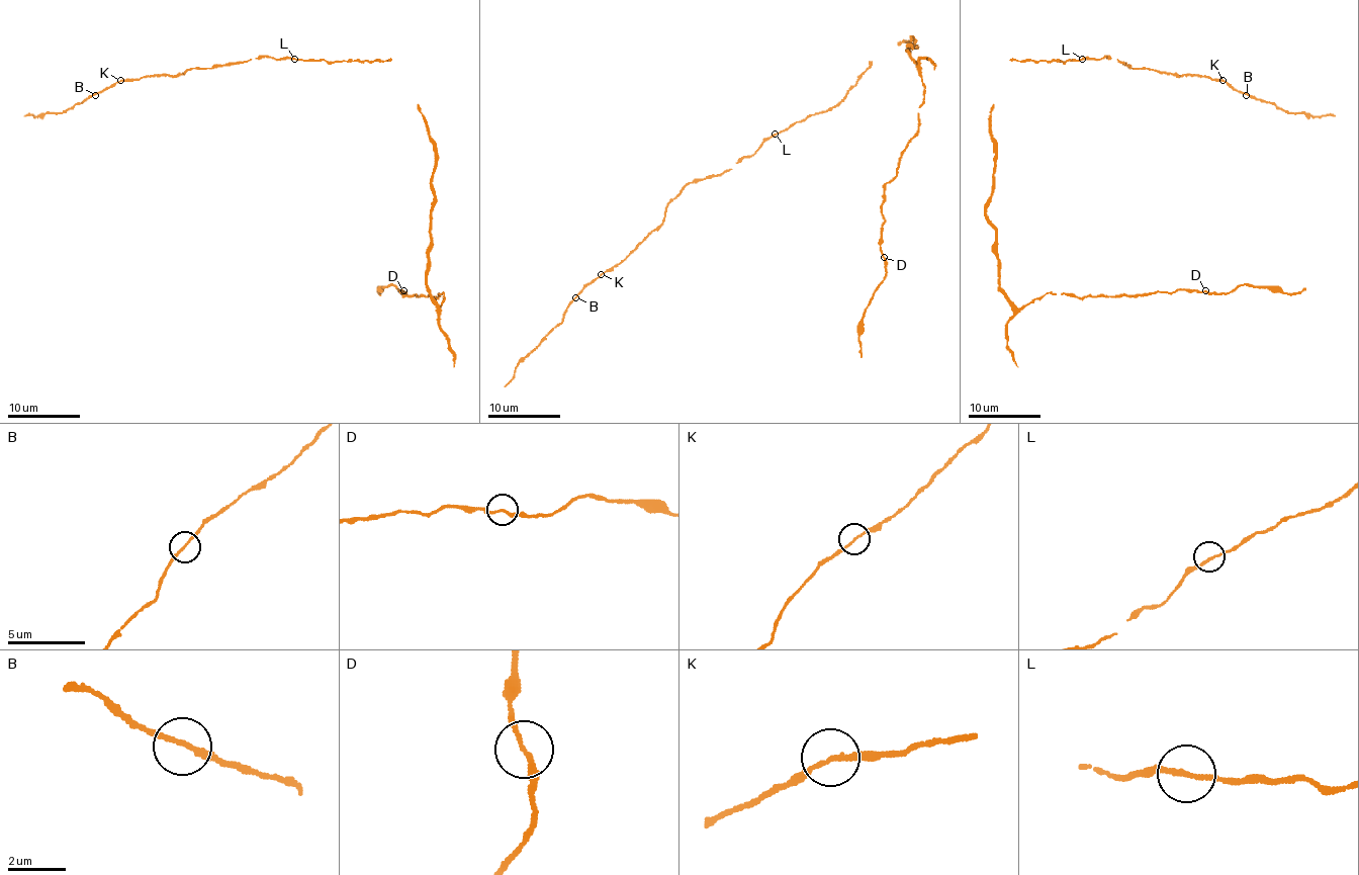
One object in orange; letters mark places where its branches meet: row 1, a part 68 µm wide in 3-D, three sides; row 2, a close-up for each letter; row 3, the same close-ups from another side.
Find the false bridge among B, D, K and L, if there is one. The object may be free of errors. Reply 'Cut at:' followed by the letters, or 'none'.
Cut at: none

